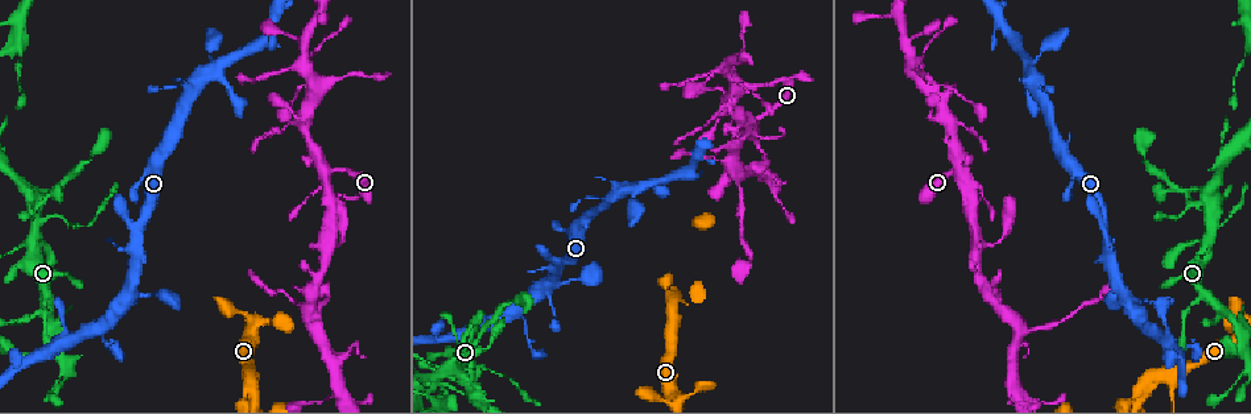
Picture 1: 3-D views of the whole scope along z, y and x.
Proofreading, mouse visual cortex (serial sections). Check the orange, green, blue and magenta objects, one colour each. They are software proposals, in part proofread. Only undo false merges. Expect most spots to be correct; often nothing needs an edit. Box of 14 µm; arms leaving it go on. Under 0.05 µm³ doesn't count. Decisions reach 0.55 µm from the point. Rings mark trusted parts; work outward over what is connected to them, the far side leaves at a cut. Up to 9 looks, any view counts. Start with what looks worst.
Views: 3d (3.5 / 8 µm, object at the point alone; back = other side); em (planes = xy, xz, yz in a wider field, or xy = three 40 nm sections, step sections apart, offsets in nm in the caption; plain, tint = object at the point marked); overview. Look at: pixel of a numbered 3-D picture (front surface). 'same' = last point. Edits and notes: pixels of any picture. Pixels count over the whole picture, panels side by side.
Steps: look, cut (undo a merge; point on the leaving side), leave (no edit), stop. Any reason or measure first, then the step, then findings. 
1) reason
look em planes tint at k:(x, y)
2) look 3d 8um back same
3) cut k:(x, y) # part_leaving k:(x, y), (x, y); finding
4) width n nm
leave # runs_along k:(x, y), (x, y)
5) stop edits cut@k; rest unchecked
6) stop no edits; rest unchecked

sharp bend
look 3d 8um back at 1:(1206, 241)

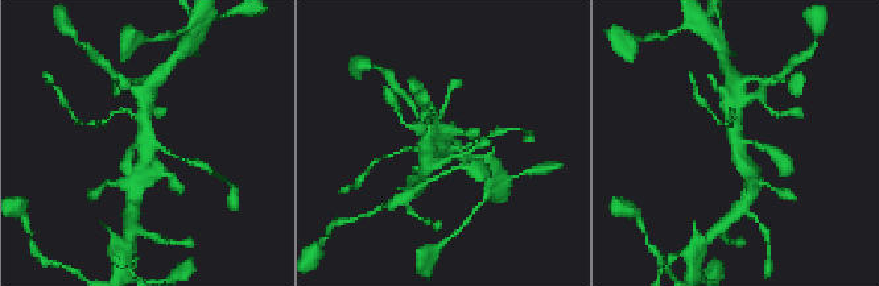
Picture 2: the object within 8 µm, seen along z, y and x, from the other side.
arms 4; arm_widths 150, 150, 350, 450 nm
look em planes tint at 2:(739, 146)

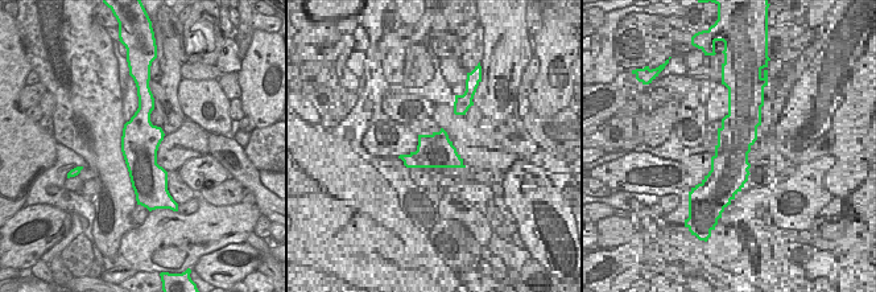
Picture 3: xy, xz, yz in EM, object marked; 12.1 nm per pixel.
leave # runs_along 2:(751, 178), (738, 158), (731, 106); all the same cell

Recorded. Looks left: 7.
four arms meet
look 3d 8um back at 1:(328, 180)

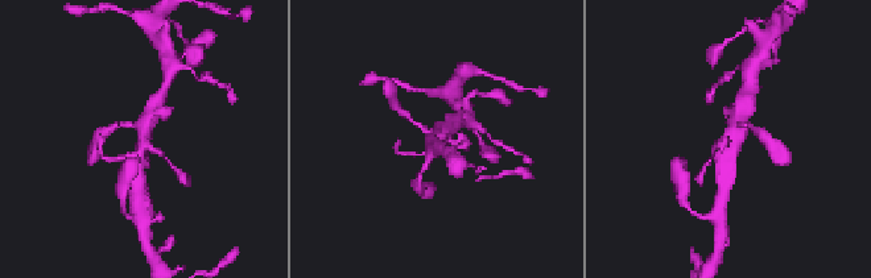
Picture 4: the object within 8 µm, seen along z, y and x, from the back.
now the EM
look em planes tint at 4:(437, 131)

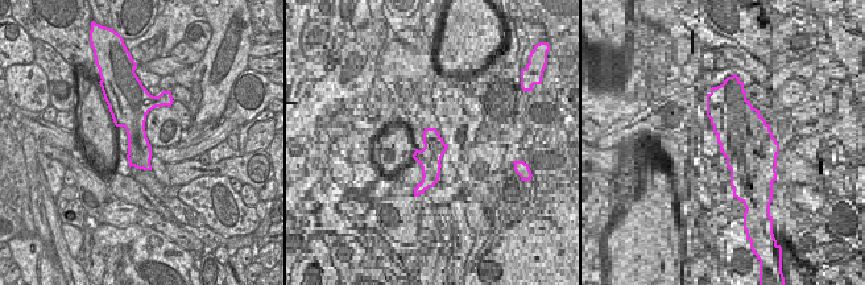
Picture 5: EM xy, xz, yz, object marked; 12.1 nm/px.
leave # all the same cell

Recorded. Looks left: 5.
three-way junction
look 3d 3.5um back at 1:(1021, 331)

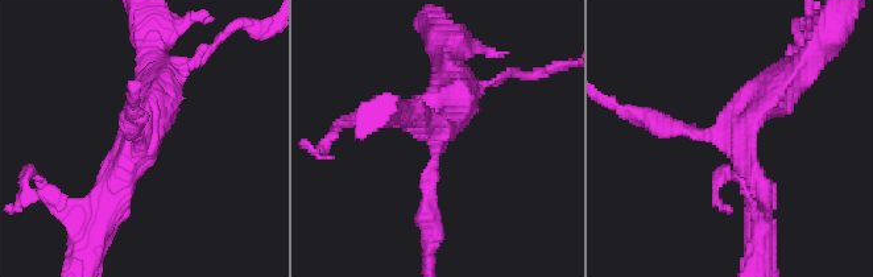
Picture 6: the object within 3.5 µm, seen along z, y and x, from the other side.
look em xy step 3 tint at 6:(435, 128)

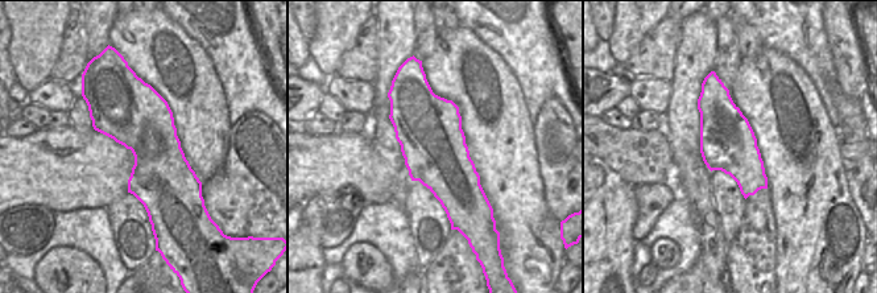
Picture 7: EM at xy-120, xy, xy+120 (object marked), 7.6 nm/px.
arms 3
leave # runs_along 6:(157, 73), (157, 108), (104, 210); continuous, no second cell

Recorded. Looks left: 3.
arms part here
look 3d 3.5um back at 1:(1224, 312)

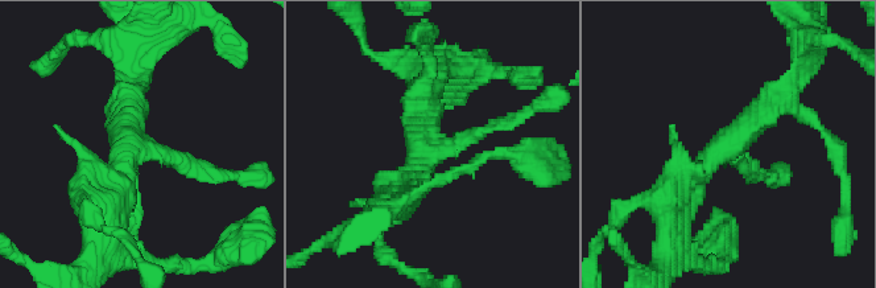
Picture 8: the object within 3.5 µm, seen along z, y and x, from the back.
look em planes tint at 8:(125, 143)

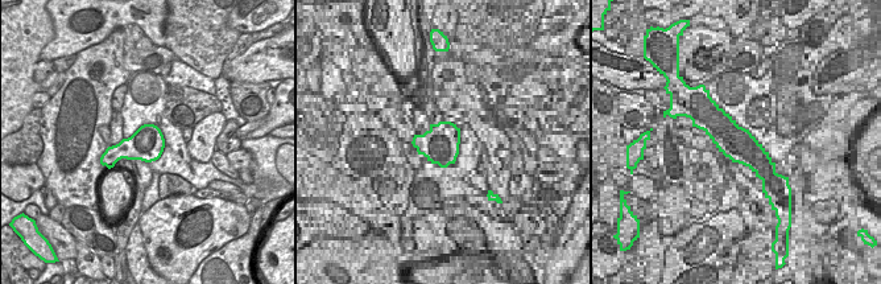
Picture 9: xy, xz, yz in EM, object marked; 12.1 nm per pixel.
leave # all the same cell

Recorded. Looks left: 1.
stop no edits; rest unchecked

